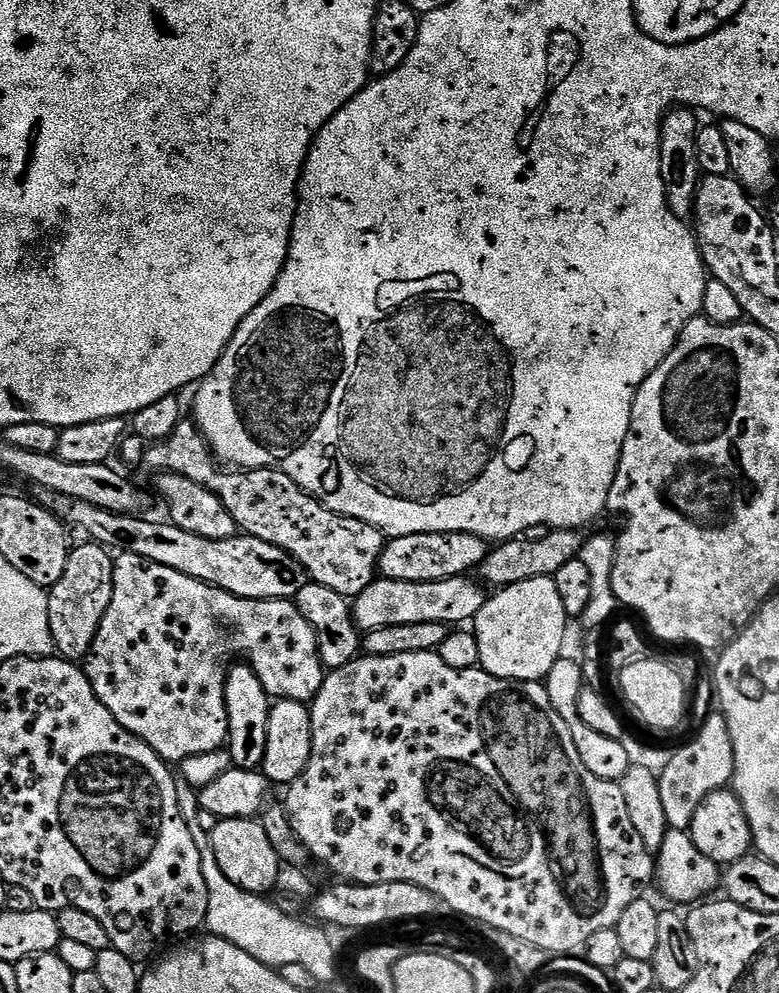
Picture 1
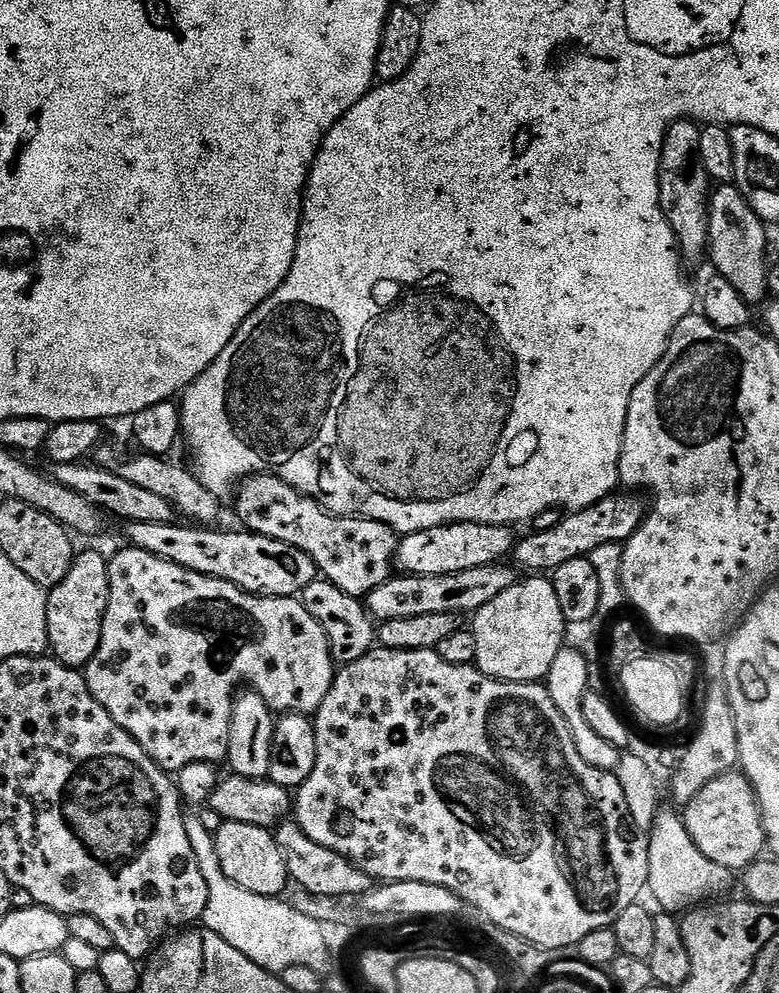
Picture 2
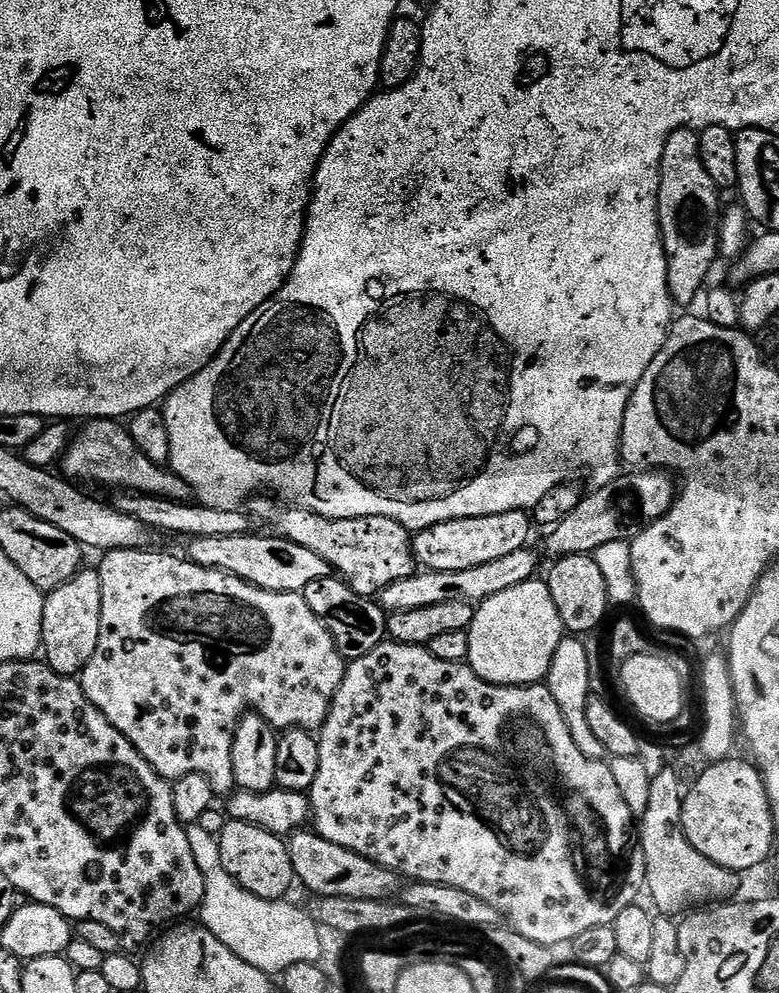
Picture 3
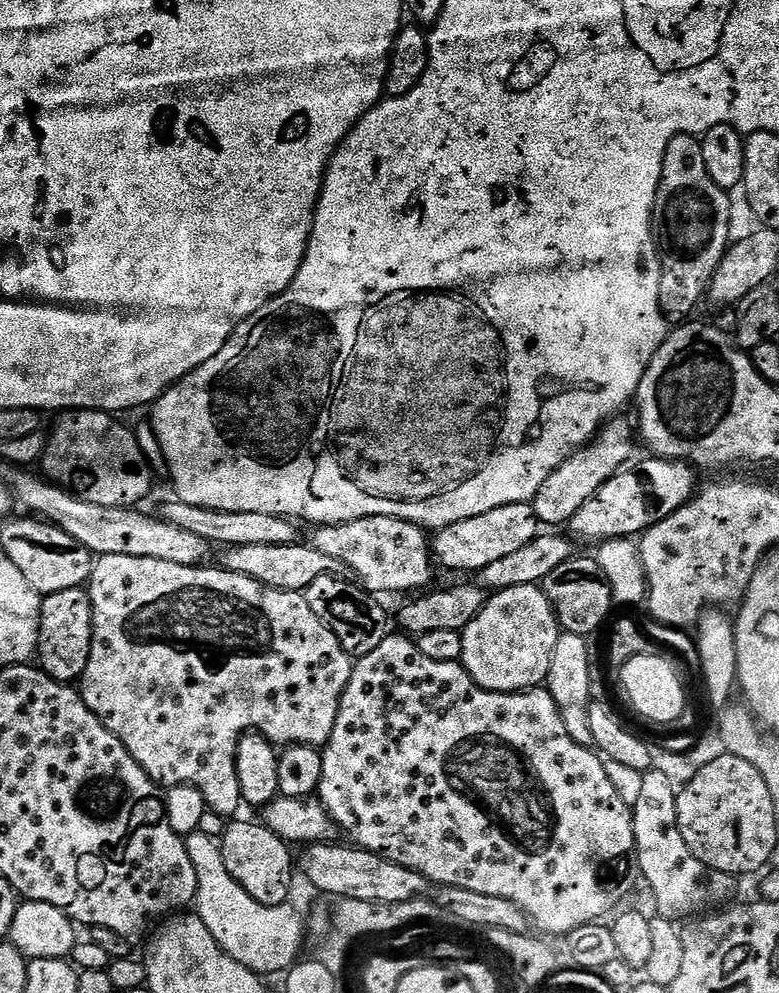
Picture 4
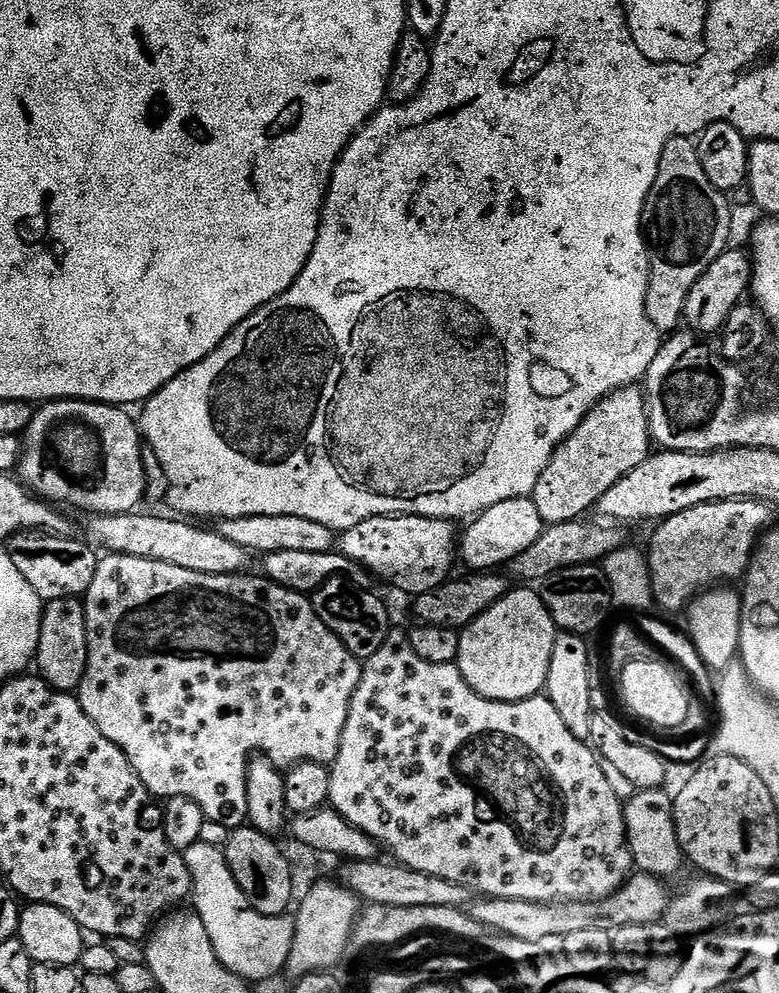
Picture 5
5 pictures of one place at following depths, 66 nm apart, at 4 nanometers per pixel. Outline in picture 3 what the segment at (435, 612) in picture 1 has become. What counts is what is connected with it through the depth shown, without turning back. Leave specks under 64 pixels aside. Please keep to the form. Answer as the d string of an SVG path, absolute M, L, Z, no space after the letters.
M528 546L519 548L514 554L506 554L506 558L482 562L482 566L470 566L470 570L417 571L415 576L402 578L402 582L383 588L378 603L388 614L422 610L422 606L438 606L438 602L466 602L478 606L484 600L494 598L494 594L502 594L502 590L510 590L510 586L518 586L537 575L536 556L530 549Z

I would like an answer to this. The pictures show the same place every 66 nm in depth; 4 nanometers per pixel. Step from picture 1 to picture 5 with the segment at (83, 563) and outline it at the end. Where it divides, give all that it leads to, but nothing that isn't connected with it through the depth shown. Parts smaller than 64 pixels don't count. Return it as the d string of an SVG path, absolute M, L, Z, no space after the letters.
M67 596L47 601L42 614L38 650L34 661L35 671L50 687L58 689L59 692L75 693L86 674L87 661L88 635L83 599Z

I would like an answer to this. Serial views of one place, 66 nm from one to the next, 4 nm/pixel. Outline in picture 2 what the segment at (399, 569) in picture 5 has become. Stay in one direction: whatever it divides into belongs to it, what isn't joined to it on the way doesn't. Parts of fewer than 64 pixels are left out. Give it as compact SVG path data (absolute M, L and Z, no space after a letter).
M267 474L247 477L235 496L236 512L247 531L286 542L302 550L302 554L310 554L317 573L338 586L338 590L366 598L378 586L393 579L398 533L386 522L327 512L317 500L294 490L282 478Z

